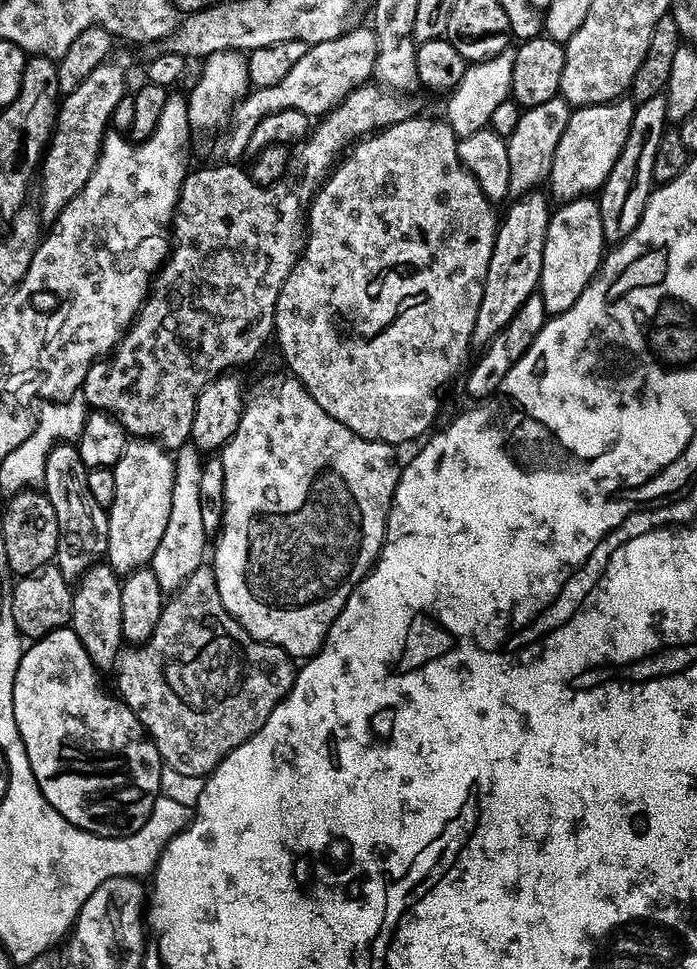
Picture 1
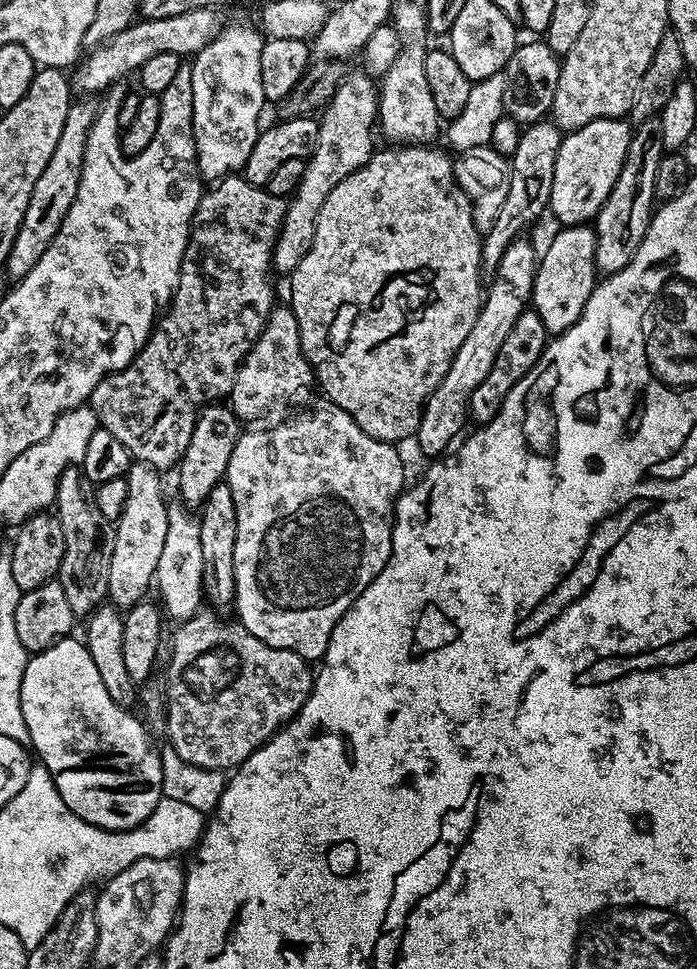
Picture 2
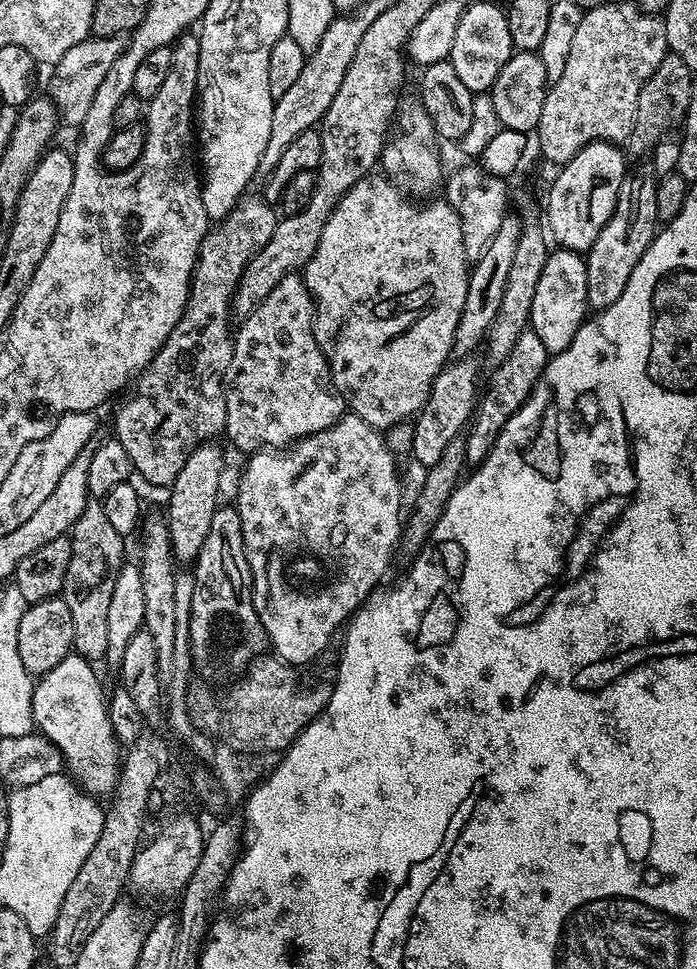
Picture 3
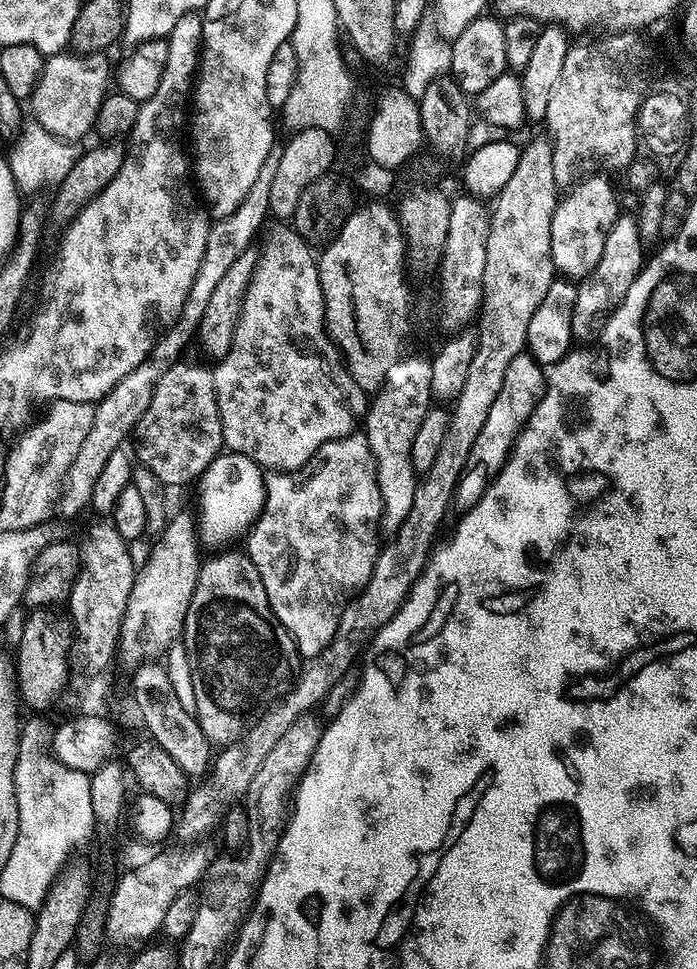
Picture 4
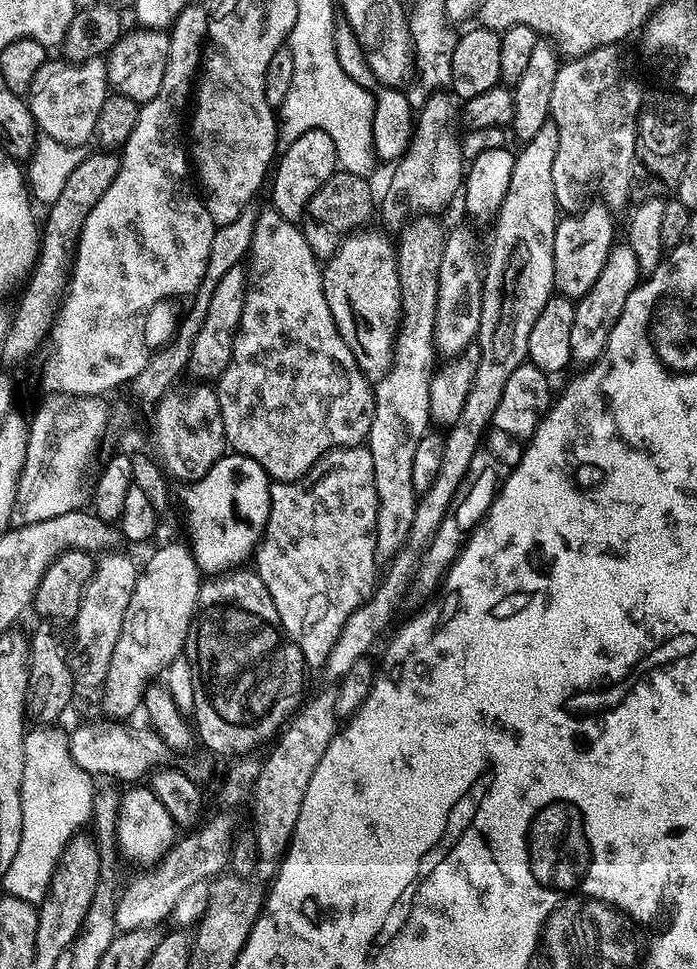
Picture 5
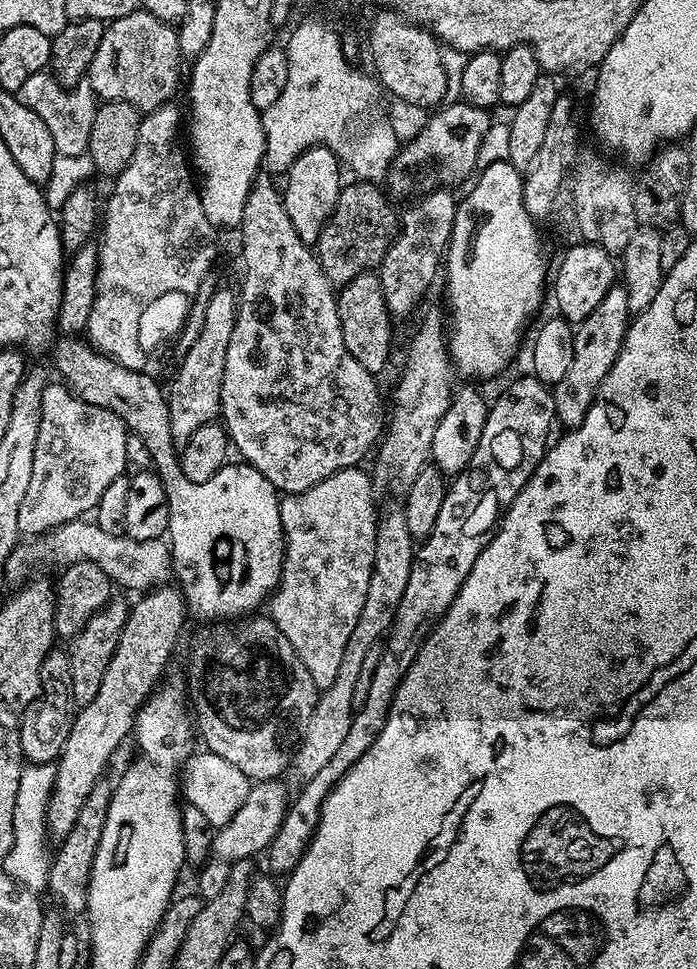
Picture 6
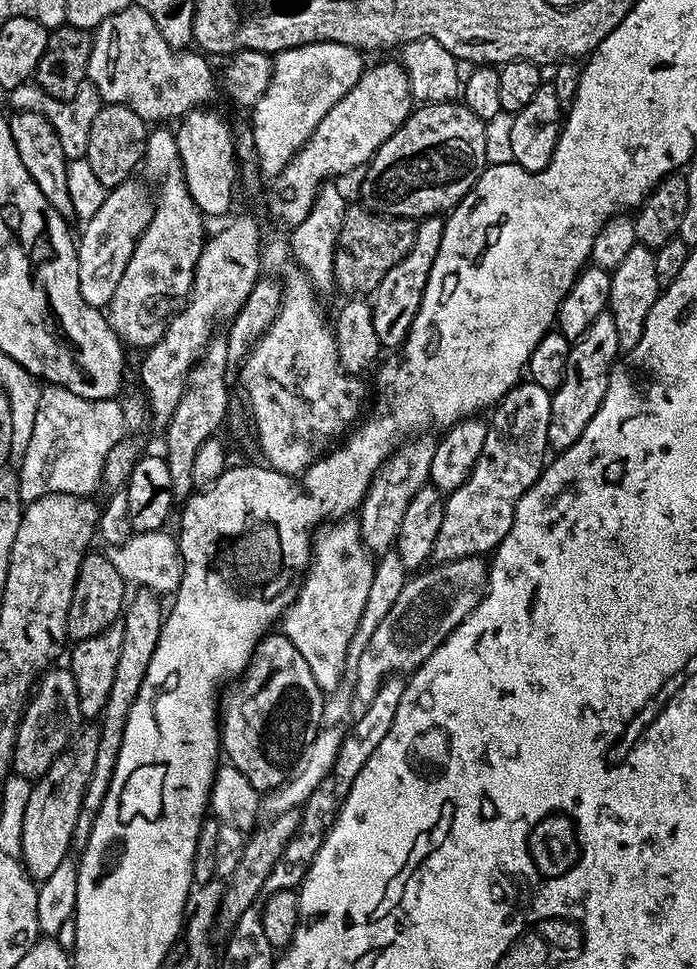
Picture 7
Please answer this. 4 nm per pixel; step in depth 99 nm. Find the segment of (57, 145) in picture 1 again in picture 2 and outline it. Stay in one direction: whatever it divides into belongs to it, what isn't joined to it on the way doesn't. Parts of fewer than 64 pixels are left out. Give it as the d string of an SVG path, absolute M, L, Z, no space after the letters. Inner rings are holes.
M92 98L73 99L66 114L66 126L62 126L62 134L58 138L58 146L54 146L54 155L46 162L46 170L34 182L34 191L30 194L30 203L26 205L26 218L22 218L22 226L18 229L18 238L14 238L14 250L10 250L10 258L6 265L9 281L15 282L26 278L30 270L34 270L34 262L46 254L46 246L54 242L74 198L78 194L78 182L82 178L82 158L86 154L86 138L90 126L94 126L97 101Z

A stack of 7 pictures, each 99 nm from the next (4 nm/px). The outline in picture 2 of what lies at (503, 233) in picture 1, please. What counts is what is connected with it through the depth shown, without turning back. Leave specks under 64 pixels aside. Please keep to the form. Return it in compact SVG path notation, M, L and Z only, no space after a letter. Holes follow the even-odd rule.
M521 238L506 246L502 262L498 262L495 272L491 273L492 285L489 288L487 285L483 293L480 313L478 318L474 318L470 334L466 334L466 342L458 346L458 354L454 354L450 362L450 370L446 370L442 382L438 382L434 394L430 394L424 404L424 413L414 440L415 443L420 443L421 450L428 458L447 453L457 437L465 431L464 423L469 423L470 420L468 407L470 398L474 398L474 390L482 386L482 378L486 378L490 366L494 366L494 358L498 358L498 350L502 350L502 341L505 340L506 334L510 334L514 322L518 322L518 318L529 307L537 263L538 248L536 252L535 246L528 238Z

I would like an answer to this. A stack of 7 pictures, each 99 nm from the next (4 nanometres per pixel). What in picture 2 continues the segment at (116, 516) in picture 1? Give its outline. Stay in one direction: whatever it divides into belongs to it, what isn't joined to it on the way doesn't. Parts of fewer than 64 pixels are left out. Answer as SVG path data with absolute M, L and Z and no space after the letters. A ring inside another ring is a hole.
M134 462L128 469L125 477L127 482L126 507L114 524L114 551L111 554L109 577L107 588L109 601L122 610L127 610L140 600L145 599L147 590L151 587L158 564L158 555L162 554L163 543L166 542L166 518L168 517L168 502L165 502L162 494L161 476L148 464Z

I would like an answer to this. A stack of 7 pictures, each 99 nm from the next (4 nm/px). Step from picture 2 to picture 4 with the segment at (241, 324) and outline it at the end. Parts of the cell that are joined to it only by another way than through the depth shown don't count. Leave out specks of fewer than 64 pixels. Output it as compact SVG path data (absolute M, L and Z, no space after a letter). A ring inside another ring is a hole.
M176 363L157 385L153 397L134 429L134 456L165 486L199 481L224 448L222 418L209 365Z

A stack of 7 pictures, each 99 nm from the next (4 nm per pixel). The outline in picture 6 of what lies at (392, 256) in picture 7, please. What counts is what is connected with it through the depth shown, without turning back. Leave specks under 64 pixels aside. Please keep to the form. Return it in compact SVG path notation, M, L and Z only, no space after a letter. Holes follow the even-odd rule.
M345 183L341 187L338 202L314 245L316 258L333 286L347 284L361 270L375 269L398 231L398 212L392 209L393 201L383 191L380 193L375 183L352 183L356 184Z

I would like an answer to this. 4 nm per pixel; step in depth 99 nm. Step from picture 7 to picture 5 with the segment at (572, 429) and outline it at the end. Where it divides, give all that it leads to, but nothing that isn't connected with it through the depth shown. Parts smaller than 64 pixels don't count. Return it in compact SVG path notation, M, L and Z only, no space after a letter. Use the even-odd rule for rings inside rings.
M627 242L617 243L606 258L606 266L602 266L602 274L598 274L592 289L575 301L574 327L570 329L570 350L572 359L580 366L591 366L604 353L604 347L610 342L610 330L618 322L622 310L626 306L626 298L636 289L642 279L638 266L638 258L634 258L634 250L630 250Z

